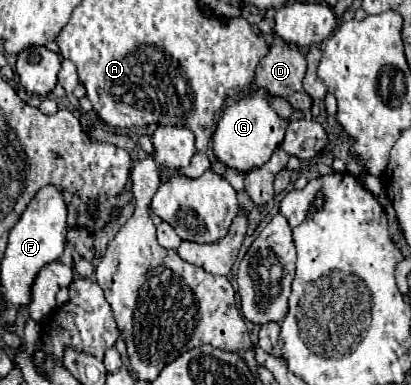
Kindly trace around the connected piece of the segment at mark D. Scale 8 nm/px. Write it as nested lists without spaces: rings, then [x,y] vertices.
[[[272,44],[256,66],[256,86],[286,100],[290,94],[302,90],[304,72],[306,60],[298,46]]]

